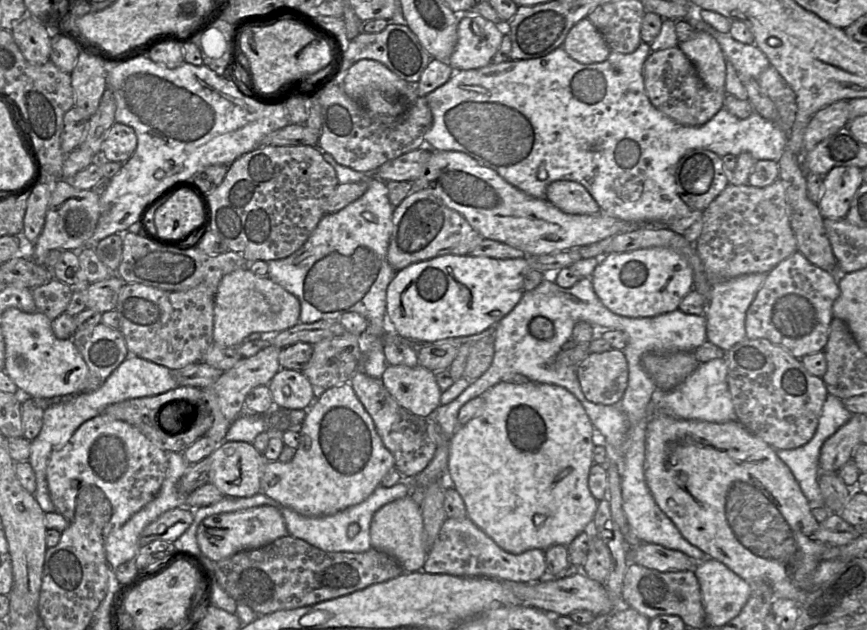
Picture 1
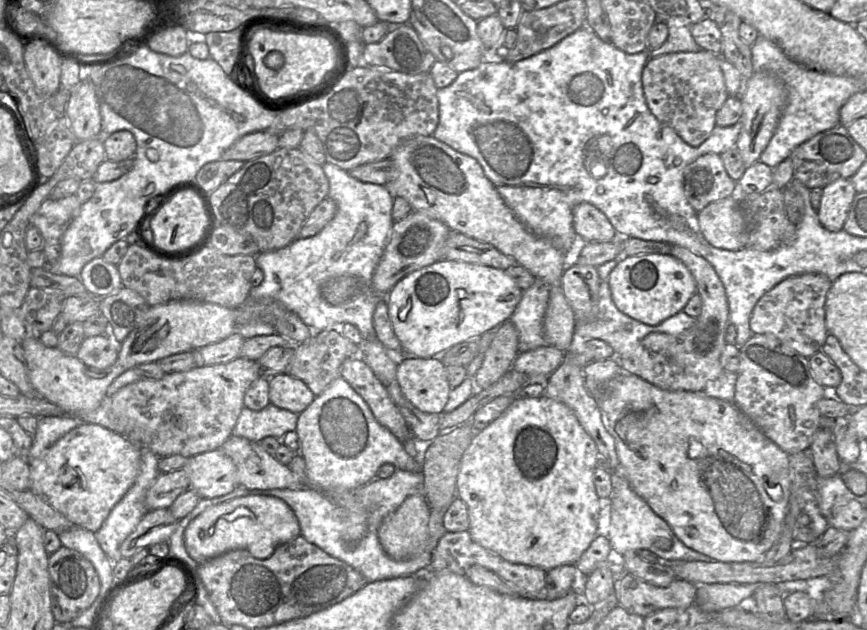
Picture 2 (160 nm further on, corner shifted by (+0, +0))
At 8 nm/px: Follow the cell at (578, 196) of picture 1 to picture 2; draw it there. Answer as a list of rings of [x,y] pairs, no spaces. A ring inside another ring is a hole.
[[[588,202],[575,205],[572,214],[573,228],[581,241],[609,242],[617,235],[604,213]]]

